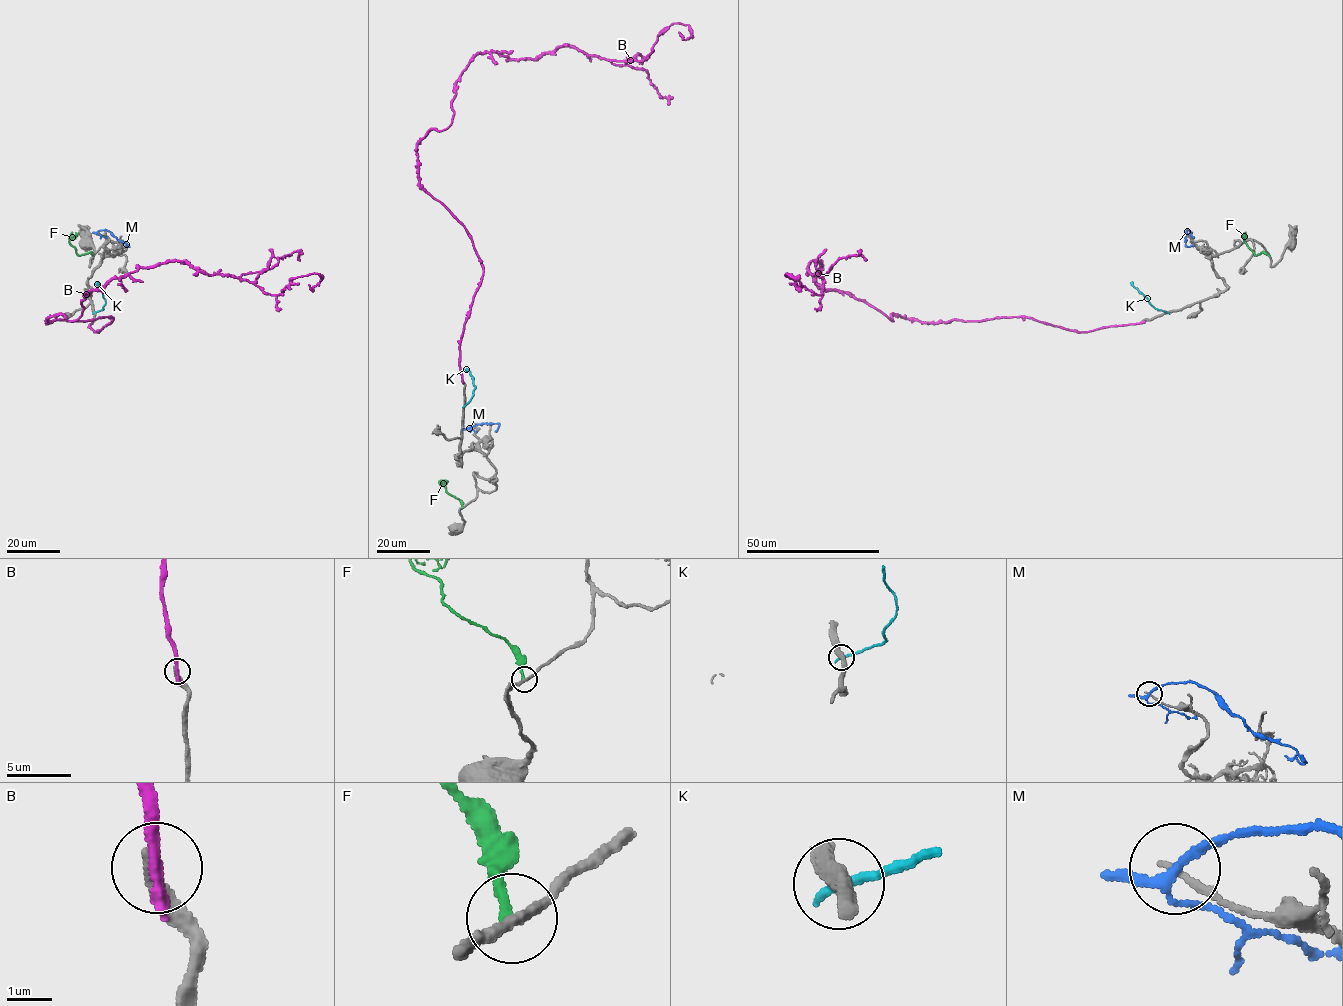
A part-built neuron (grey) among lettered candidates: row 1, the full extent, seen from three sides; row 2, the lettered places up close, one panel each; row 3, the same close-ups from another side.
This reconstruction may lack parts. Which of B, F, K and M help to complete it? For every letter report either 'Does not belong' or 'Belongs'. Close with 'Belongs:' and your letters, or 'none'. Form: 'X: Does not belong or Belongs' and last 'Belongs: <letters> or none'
B: Does not belong
F: Does not belong
K: Does not belong
M: Does not belong
Belongs: none

